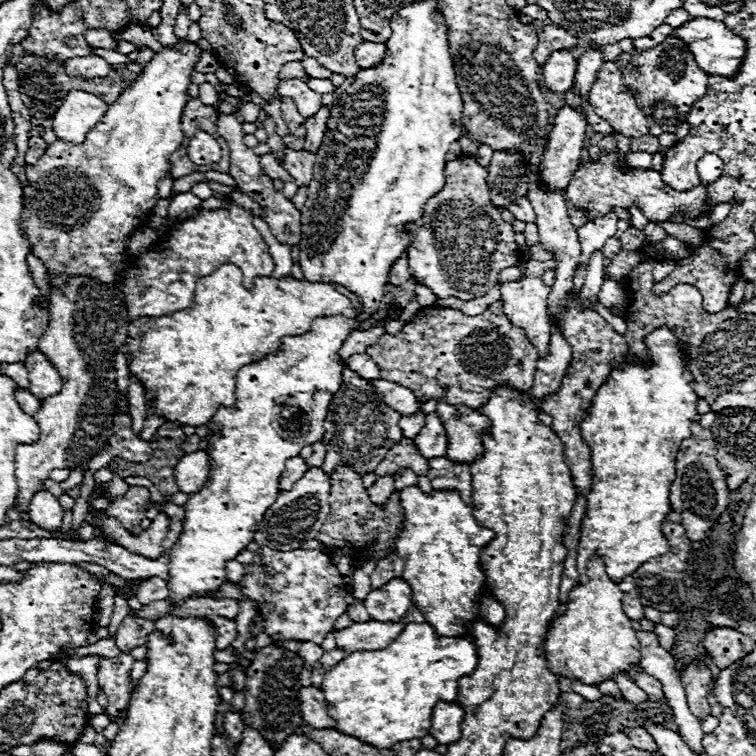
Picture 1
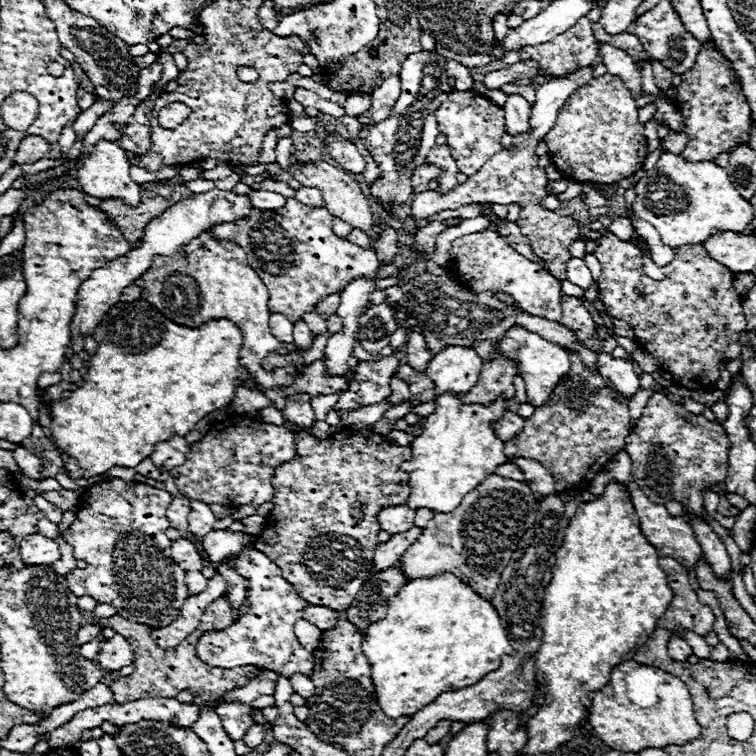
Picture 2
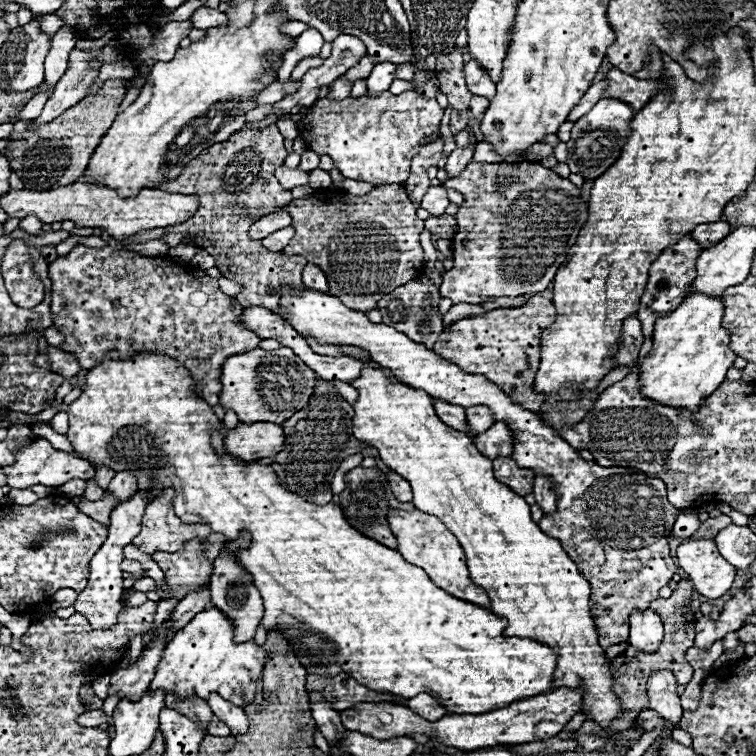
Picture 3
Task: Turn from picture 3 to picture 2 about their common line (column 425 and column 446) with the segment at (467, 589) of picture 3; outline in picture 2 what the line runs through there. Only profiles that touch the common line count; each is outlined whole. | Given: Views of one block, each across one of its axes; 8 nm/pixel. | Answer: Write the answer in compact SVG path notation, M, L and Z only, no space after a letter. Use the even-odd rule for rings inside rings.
M490 474L482 484L468 492L468 496L464 496L460 508L440 512L426 524L416 544L404 552L402 568L410 580L418 576L434 576L444 570L452 572L480 592L480 596L490 600L498 588L504 566L518 548L520 536L532 528L536 512L536 496L526 484Z

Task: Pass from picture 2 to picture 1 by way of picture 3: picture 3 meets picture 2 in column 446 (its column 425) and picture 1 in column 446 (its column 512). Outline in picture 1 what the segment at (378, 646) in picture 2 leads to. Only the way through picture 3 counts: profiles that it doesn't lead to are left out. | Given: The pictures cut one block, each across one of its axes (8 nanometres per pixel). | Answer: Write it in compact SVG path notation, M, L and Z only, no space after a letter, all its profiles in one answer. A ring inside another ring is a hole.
M426 622L406 624L400 636L384 650L352 652L336 666L332 666L320 684L324 692L328 716L336 720L336 730L356 736L374 748L392 748L398 742L422 738L430 730L430 716L436 702L454 702L458 694L458 680L474 672L478 662L472 638L438 638L434 628Z

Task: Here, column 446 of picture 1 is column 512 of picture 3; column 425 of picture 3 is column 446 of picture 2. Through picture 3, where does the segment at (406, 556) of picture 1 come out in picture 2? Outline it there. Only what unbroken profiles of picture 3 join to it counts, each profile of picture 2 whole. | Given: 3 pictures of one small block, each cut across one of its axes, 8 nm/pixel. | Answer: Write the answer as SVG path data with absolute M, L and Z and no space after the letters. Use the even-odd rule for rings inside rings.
M444 392L434 400L436 408L424 418L422 434L410 444L412 460L404 462L400 468L410 474L412 494L406 500L410 508L430 508L434 512L452 512L460 500L476 488L494 468L506 464L504 442L496 436L492 422L500 420L508 410L508 400L496 396L488 406L484 404L464 404L460 394Z

